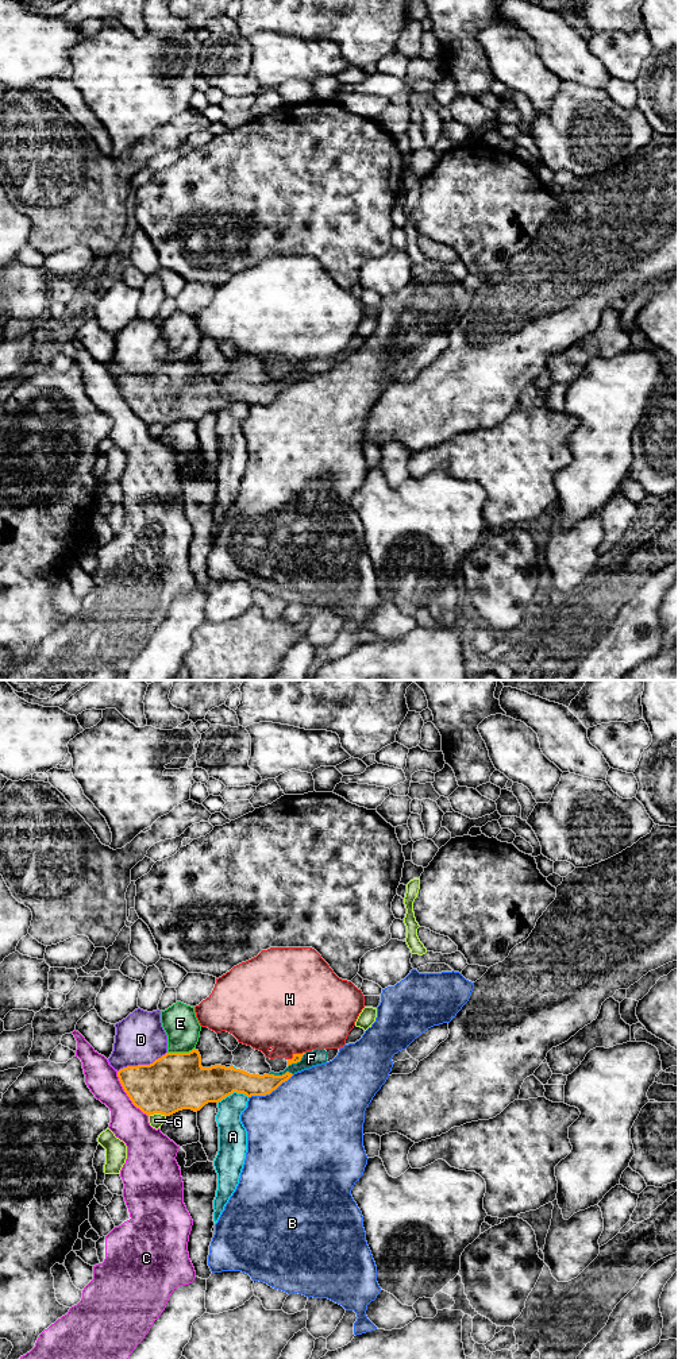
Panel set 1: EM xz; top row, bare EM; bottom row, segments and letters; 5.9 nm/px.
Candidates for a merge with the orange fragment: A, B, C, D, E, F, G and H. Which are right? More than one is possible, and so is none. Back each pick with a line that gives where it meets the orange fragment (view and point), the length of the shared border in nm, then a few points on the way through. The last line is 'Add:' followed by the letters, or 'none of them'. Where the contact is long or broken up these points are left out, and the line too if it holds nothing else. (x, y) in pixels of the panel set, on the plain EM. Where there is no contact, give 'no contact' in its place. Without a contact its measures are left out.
Add: none of them

